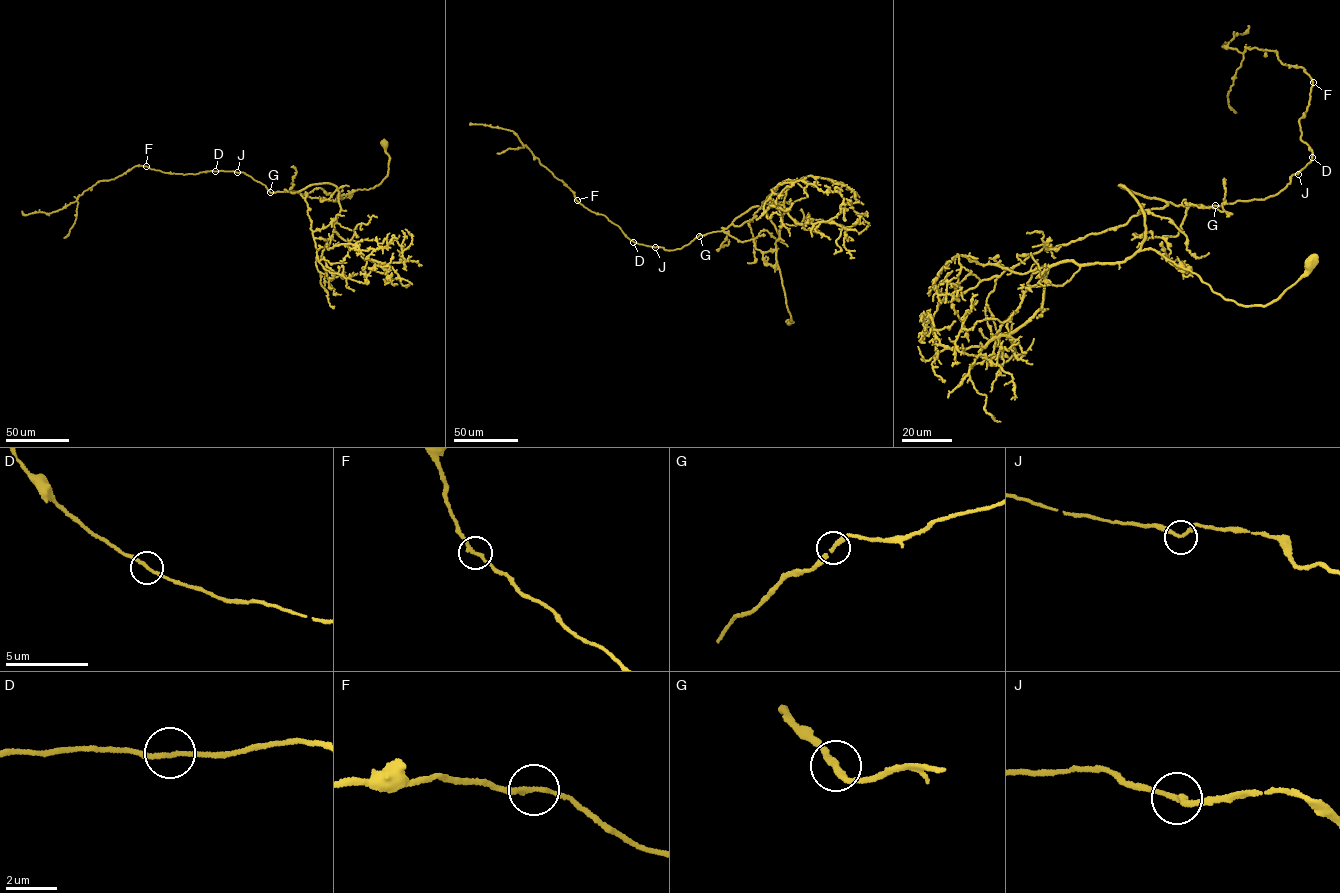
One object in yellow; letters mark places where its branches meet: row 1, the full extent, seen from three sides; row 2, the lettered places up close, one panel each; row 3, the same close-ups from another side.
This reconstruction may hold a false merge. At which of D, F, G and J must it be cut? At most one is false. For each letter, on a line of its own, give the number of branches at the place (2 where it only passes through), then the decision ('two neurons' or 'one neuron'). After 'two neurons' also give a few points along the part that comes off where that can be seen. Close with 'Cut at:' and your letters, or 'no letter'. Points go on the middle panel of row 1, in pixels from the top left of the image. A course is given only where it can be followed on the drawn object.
D: 2 | one neuron
F: 2 | one neuron
G: 2 | one neuron
J: 2 | one neuron
Cut at: no letter

